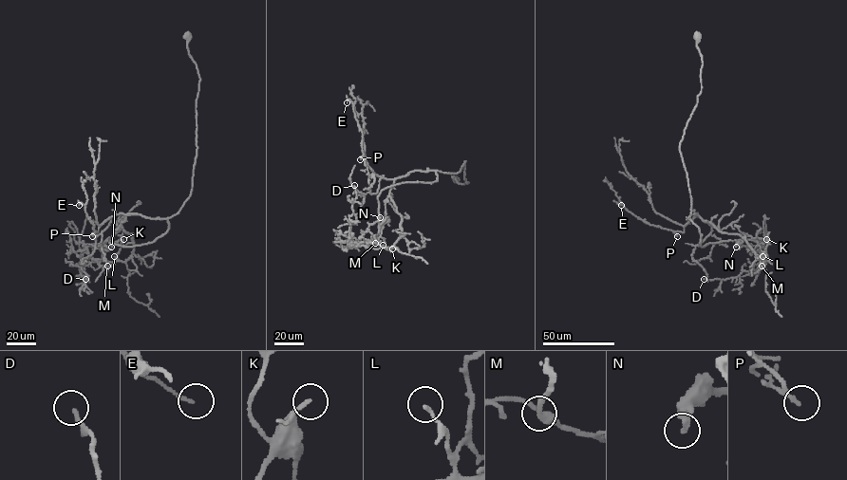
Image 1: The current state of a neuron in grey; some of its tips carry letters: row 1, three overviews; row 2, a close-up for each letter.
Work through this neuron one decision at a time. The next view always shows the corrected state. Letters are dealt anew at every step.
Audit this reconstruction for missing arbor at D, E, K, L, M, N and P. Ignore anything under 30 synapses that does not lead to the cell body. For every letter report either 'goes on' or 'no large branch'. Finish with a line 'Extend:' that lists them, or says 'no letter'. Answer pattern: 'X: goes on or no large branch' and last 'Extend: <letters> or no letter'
D: no large branch
E: no large branch
K: no large branch
L: no large branch
M: no large branch
N: no large branch
P: no large branch
Extend: no letter

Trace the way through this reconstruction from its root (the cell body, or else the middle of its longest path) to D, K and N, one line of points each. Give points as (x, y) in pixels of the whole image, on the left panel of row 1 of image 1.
D: (187, 36), (200, 79), (190, 195), (151, 242), (126, 247), (110, 239), (84, 247), (85, 279)
K: (187, 36), (200, 79), (191, 194), (169, 217), (126, 214), (133, 250), (116, 260), (123, 239)
N: (187, 36), (200, 79), (190, 195), (167, 218), (168, 230), (152, 242), (126, 247), (110, 240), (111, 247)

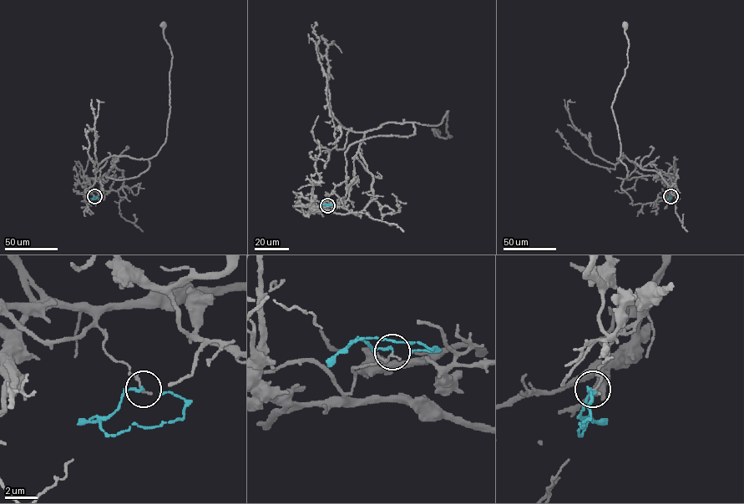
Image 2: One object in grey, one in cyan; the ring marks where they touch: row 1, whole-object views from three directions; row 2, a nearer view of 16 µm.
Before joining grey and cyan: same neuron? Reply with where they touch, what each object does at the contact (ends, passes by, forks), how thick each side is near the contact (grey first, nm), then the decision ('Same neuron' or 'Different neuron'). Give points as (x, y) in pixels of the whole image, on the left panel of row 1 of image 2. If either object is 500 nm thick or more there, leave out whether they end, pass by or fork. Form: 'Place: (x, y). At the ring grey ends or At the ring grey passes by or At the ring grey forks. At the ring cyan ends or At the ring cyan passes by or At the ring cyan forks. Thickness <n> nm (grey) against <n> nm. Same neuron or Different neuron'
Place: (94, 196). At the ring grey ends. At the ring cyan passes by. Thickness 130 nm (grey) against 110 nm. Different neuron

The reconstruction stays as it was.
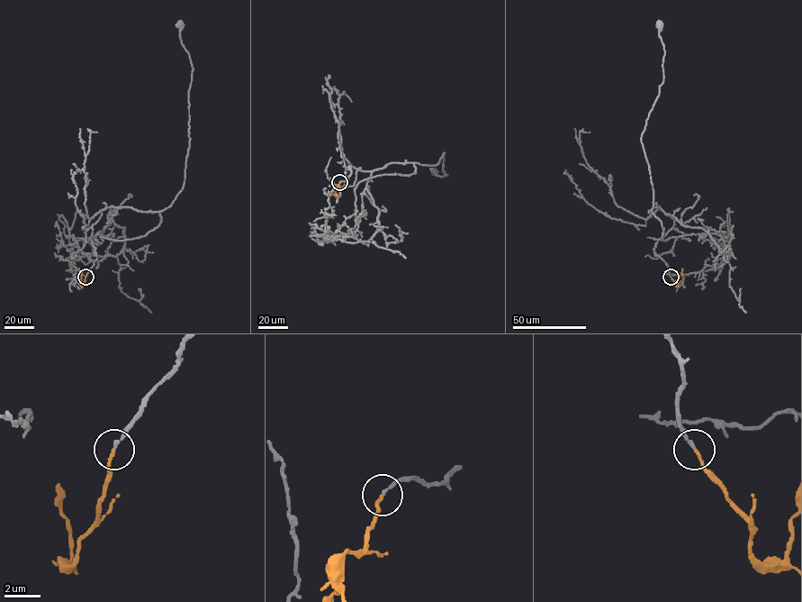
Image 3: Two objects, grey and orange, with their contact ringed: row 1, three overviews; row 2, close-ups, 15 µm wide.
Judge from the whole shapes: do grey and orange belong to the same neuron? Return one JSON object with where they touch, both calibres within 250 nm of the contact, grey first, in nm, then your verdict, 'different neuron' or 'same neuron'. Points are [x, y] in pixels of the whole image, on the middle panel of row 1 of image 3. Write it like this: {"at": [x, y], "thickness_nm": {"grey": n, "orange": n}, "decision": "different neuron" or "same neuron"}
{"at": [339, 182], "thickness_nm": {"grey": 150, "orange": 140}, "decision": "same neuron"}

